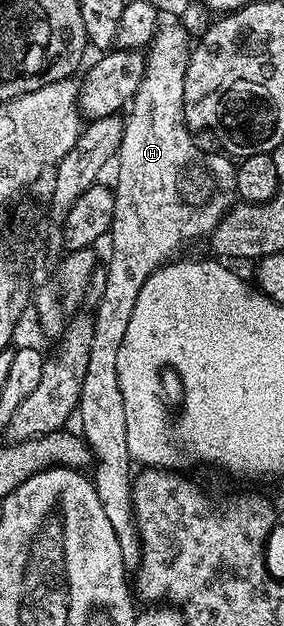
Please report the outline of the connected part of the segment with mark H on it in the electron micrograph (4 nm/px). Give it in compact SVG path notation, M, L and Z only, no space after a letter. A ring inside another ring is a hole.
M180 21L161 22L152 43L146 49L144 76L133 97L130 110L124 119L124 132L119 152L114 160L116 183L114 182L114 221L110 232L112 252L108 255L108 272L104 275L104 288L100 291L100 300L96 311L91 312L94 325L94 341L90 341L90 365L86 365L86 377L82 381L82 393L78 408L80 419L79 434L84 436L88 448L92 450L95 465L92 480L95 493L101 502L105 516L109 518L118 538L125 568L134 569L141 559L141 539L136 527L132 501L132 454L126 441L126 401L122 401L120 382L118 381L118 349L122 349L122 337L130 326L130 317L134 317L134 305L138 305L138 293L142 285L156 270L165 263L175 260L176 255L187 243L195 239L211 236L213 229L222 221L222 217L237 202L235 181L232 177L224 179L220 167L212 167L208 159L196 148L193 132L184 121L184 78L188 68L190 42L188 31Z

